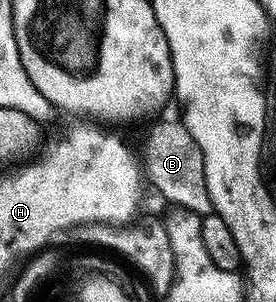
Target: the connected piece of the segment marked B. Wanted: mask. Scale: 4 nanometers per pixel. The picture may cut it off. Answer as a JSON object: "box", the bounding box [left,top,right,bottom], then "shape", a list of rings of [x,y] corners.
{"box":[143,120,214,217],"shape":[[[165,120],[152,128],[145,144],[143,164],[148,183],[153,184],[169,202],[168,205],[188,209],[201,217],[214,211],[208,187],[205,186],[204,155],[182,121]]]}

